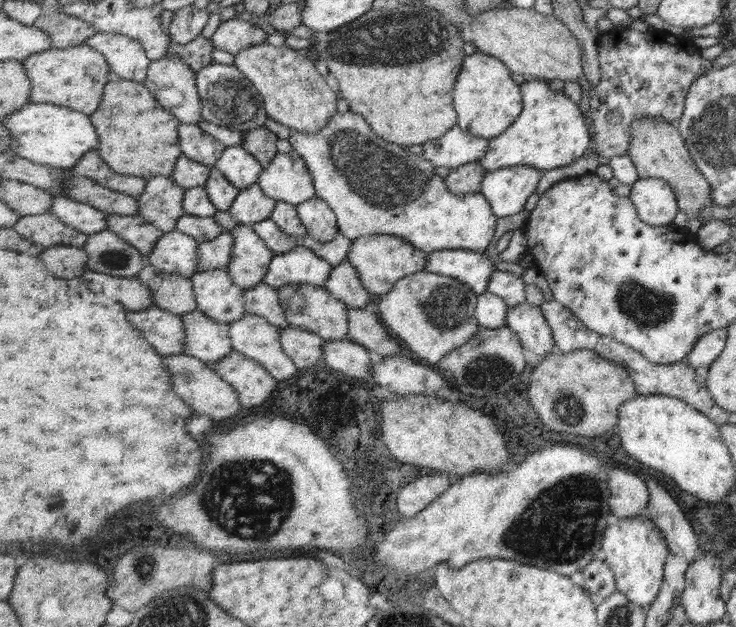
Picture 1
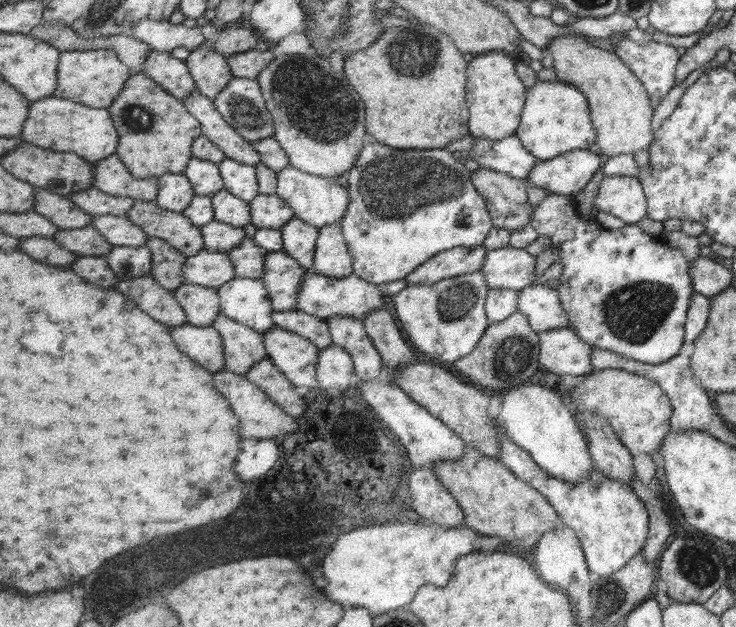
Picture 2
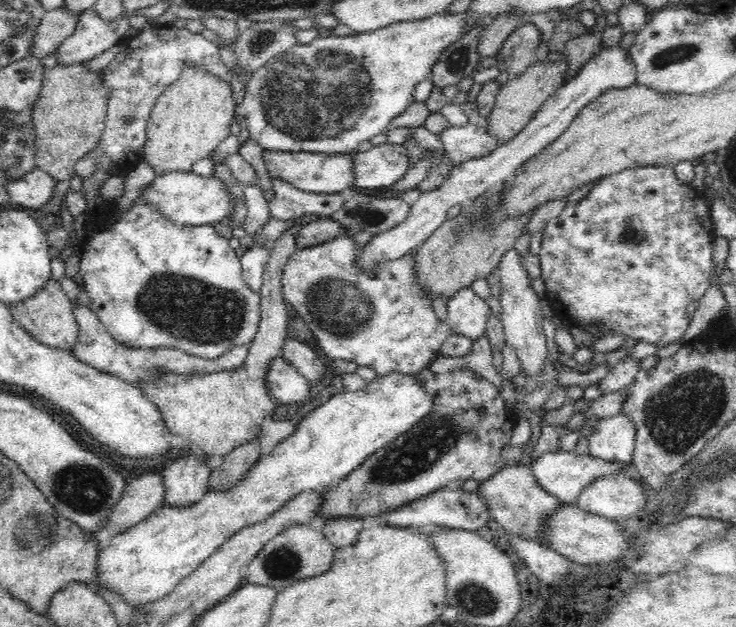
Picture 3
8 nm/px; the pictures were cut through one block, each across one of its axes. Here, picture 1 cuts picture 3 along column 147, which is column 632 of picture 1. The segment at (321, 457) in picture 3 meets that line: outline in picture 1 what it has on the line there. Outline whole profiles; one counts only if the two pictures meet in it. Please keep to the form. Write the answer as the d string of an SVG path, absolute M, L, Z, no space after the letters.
M647 515L633 518L614 518L601 542L602 557L613 569L615 590L619 591L630 604L643 609L649 607L659 594L664 582L664 562L668 547L659 529Z

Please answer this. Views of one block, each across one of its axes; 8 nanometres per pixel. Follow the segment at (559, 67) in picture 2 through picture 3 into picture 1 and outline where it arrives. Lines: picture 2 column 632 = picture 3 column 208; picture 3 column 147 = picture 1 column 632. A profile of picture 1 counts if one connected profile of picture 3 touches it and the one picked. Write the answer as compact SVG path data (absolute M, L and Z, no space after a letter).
M642 119L635 120L630 125L630 130L632 139L627 156L635 165L638 178L658 178L666 181L676 195L678 210L689 220L699 221L701 208L712 203L709 182L696 169L681 136L672 124L660 119Z

